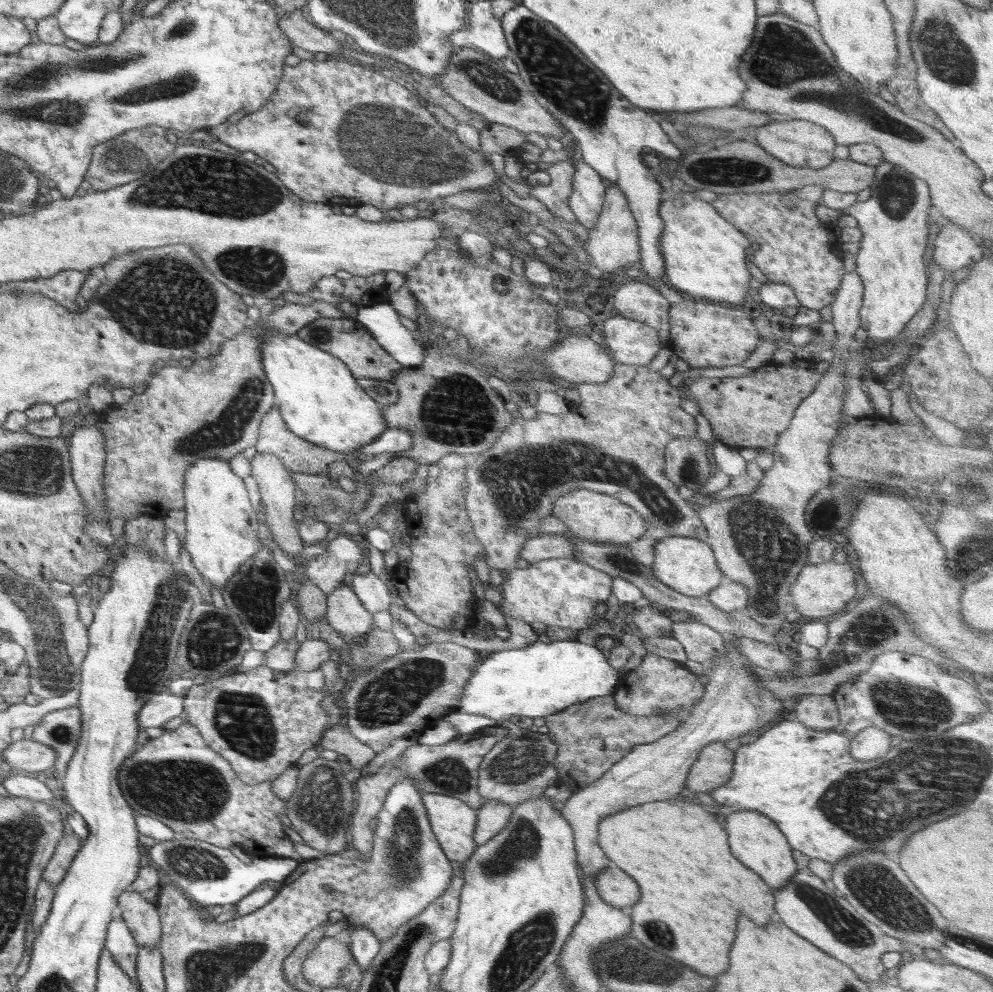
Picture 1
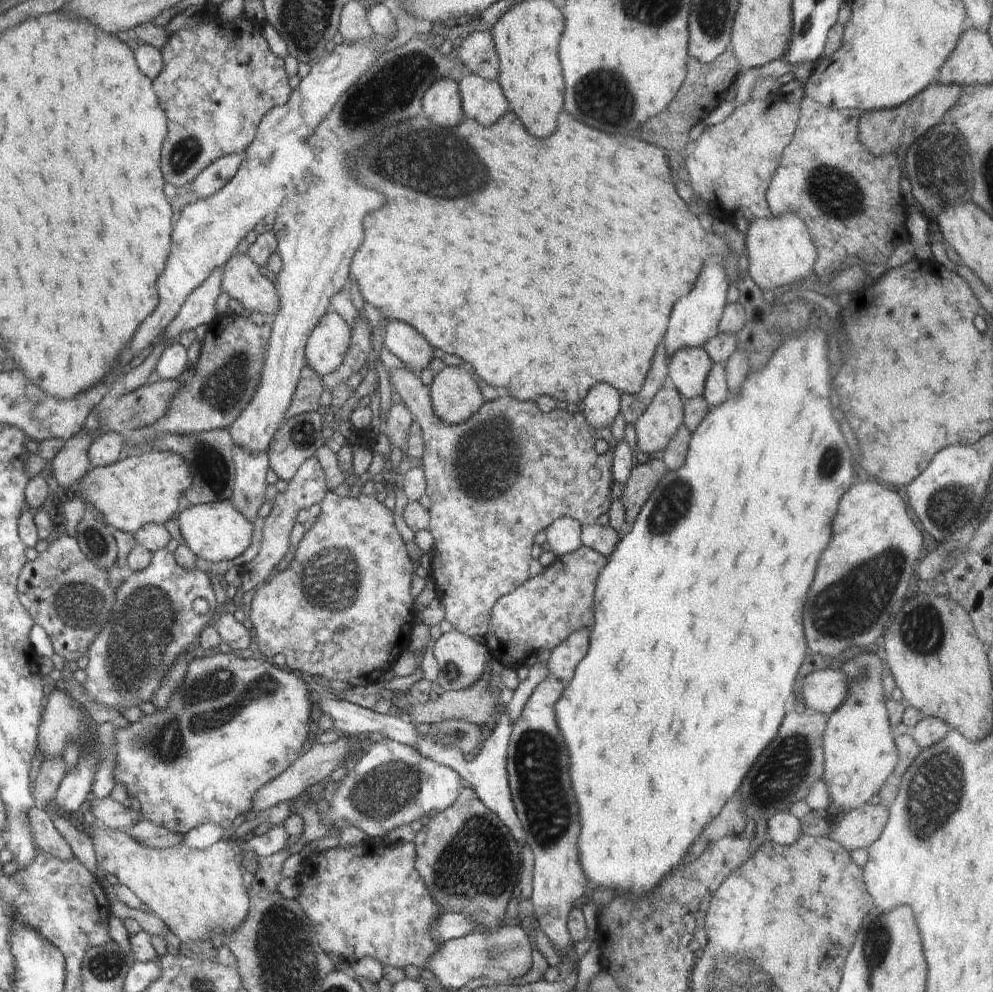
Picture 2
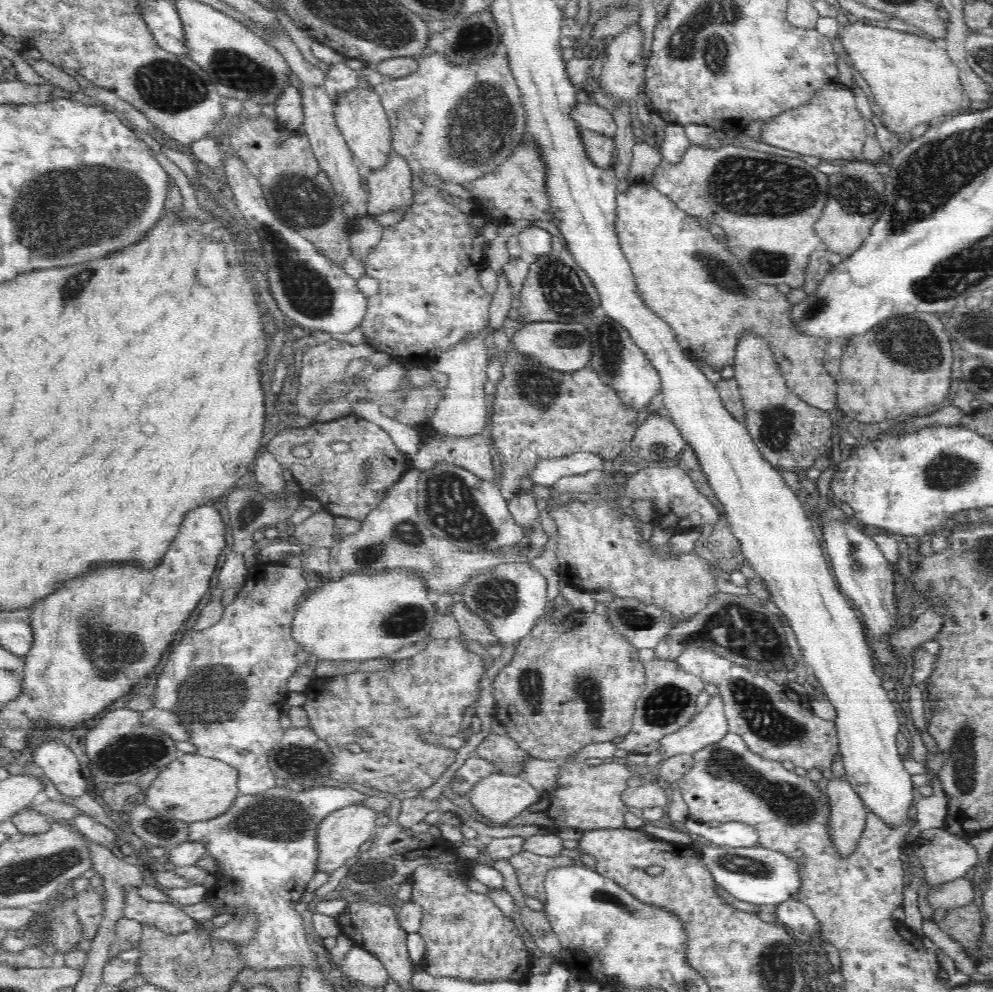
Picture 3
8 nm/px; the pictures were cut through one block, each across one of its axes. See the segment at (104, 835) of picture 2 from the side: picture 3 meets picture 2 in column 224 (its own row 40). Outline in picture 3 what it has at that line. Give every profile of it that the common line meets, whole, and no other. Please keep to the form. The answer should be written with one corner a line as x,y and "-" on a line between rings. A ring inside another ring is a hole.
863,20
848,22
837,41
847,61
860,72
866,80
874,99
882,111
882,121
888,131
906,136
917,125
927,124
936,116
962,113
976,107
973,100
964,94
958,67
948,56
944,45
934,38
923,38
913,33
886,27
876,27
863,23

